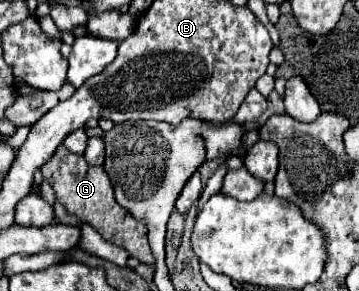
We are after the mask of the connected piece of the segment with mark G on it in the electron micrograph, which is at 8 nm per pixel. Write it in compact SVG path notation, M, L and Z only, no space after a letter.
M59 146L55 150L55 154L41 166L41 174L53 186L55 198L57 198L57 202L61 202L65 206L67 214L93 226L105 240L109 240L115 246L125 248L129 252L129 256L137 258L139 262L149 264L149 266L155 262L149 242L147 242L145 224L131 218L131 214L115 202L111 182L101 166L97 166L97 168L87 166L83 156L67 152L63 146Z

